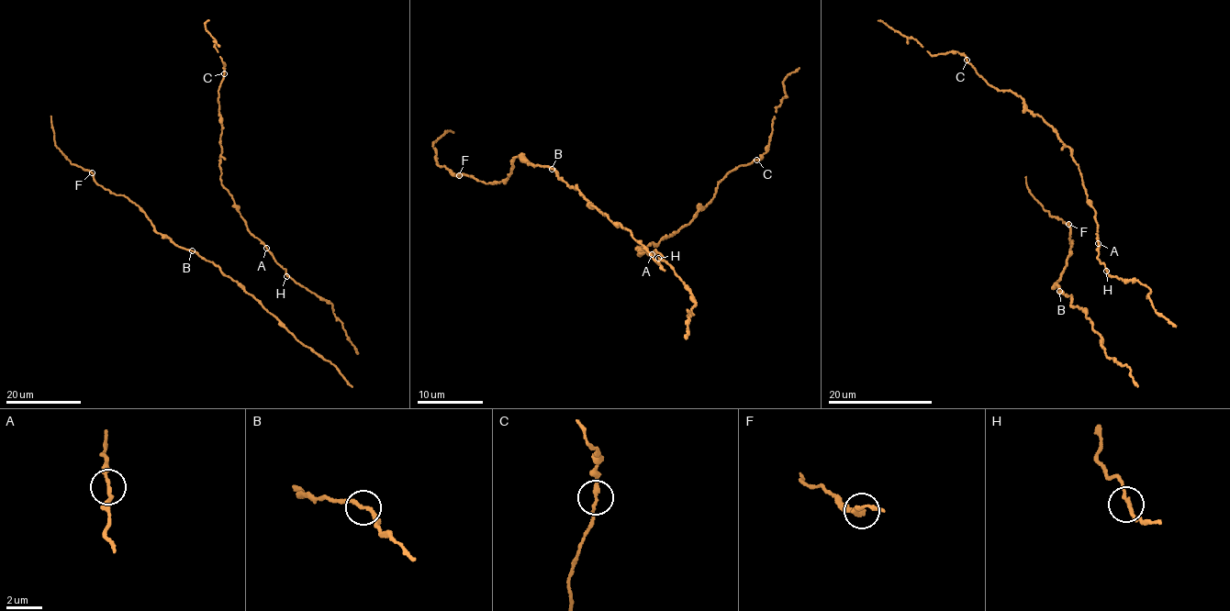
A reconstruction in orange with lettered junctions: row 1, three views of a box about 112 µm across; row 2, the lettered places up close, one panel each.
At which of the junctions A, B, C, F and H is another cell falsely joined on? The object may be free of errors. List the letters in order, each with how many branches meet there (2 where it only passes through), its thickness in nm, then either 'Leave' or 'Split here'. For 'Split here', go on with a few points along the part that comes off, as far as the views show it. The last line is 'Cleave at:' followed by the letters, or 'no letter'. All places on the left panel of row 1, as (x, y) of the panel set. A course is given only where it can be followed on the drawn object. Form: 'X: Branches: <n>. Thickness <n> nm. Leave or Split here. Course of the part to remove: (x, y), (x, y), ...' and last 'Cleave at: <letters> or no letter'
A: Branches: 2. Thickness 150 nm. Leave
B: Branches: 2. Thickness 180 nm. Leave
C: Branches: 2. Thickness 200 nm. Leave
F: Branches: 2. Thickness 180 nm. Leave
H: Branches: 2. Thickness 180 nm. Leave
Cleave at: no letter

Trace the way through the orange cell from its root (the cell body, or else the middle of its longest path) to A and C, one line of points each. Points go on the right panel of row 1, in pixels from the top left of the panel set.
A: (1106, 271), (1098, 258), (1098, 244)
C: (1106, 271), (1098, 258), (1096, 212), (1072, 150), (1020, 97), (993, 88), (967, 60)

